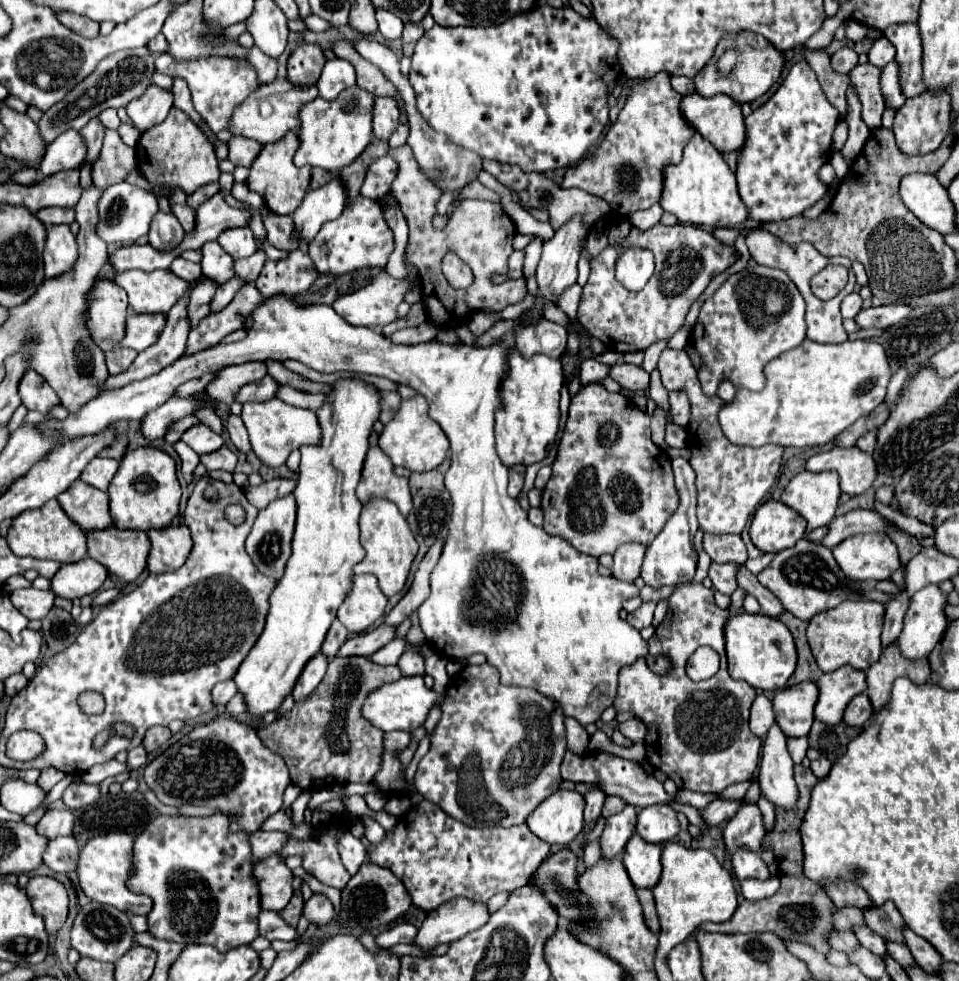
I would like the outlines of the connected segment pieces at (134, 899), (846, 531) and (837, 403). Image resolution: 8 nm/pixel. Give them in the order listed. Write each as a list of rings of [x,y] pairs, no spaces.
[[[101,833],[85,843],[77,861],[77,875],[83,893],[97,903],[113,905],[119,911],[147,915],[151,911],[151,899],[135,895],[127,889],[127,877],[131,871],[131,845],[133,837],[127,833]]]
[[[855,509],[849,511],[845,515],[835,517],[829,523],[829,531],[827,535],[819,541],[823,547],[833,549],[835,545],[839,545],[843,539],[851,537],[851,535],[859,535],[859,533],[871,533],[871,531],[887,531],[887,521],[877,513],[877,511],[869,511],[869,509]]]
[[[805,339],[797,349],[783,353],[781,357],[765,365],[765,387],[759,393],[737,389],[735,399],[725,403],[719,411],[719,423],[727,439],[735,445],[761,447],[765,443],[781,447],[815,447],[833,441],[841,431],[853,425],[859,417],[869,415],[887,393],[891,369],[887,365],[887,353],[873,341],[843,341],[843,343],[815,343]]]

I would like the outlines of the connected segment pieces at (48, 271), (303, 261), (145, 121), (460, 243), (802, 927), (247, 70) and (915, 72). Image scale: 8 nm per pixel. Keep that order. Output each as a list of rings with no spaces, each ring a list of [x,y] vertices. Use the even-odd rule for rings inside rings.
[[[51,225],[47,231],[47,243],[43,251],[45,277],[57,277],[67,273],[75,265],[77,243],[69,225]]]
[[[301,247],[291,251],[287,259],[265,261],[255,287],[263,297],[273,297],[275,293],[299,295],[307,291],[317,277],[319,273],[307,253],[307,247]]]
[[[151,85],[151,89],[147,89],[139,101],[131,101],[131,105],[127,105],[127,115],[139,131],[147,131],[167,117],[171,105],[171,91],[163,91],[157,85]]]
[[[403,145],[399,149],[391,149],[389,155],[397,159],[399,163],[399,177],[393,181],[393,197],[399,203],[399,209],[405,213],[409,221],[409,243],[407,243],[407,261],[415,265],[423,297],[435,297],[443,309],[447,311],[447,321],[443,327],[459,325],[465,321],[467,315],[455,315],[455,301],[463,301],[465,313],[475,313],[481,309],[493,309],[503,311],[507,305],[519,303],[527,295],[527,287],[523,279],[517,281],[505,281],[499,285],[491,283],[493,275],[505,275],[507,273],[507,257],[513,253],[511,241],[515,235],[515,225],[509,219],[509,215],[491,201],[479,201],[479,199],[463,199],[461,207],[453,213],[445,229],[435,229],[432,219],[437,215],[437,201],[443,195],[443,189],[439,189],[421,169],[419,163],[411,151],[409,145]],[[447,249],[455,251],[473,271],[475,281],[467,289],[453,289],[445,275],[441,273],[441,259],[447,253]]]
[[[795,765],[795,781],[797,781],[797,791],[799,791],[799,799],[797,799],[795,807],[791,811],[775,807],[775,825],[769,833],[765,833],[763,845],[761,845],[761,849],[773,851],[773,855],[779,863],[779,873],[781,873],[779,875],[779,879],[781,879],[779,891],[773,897],[763,899],[763,901],[747,901],[745,899],[737,907],[735,915],[729,921],[703,923],[703,925],[699,925],[699,931],[729,933],[729,935],[773,931],[781,939],[791,937],[795,941],[809,943],[811,947],[815,947],[823,955],[827,955],[827,951],[829,951],[827,933],[831,933],[831,929],[833,929],[831,915],[835,911],[835,905],[817,883],[813,883],[811,879],[807,879],[803,875],[803,847],[801,847],[801,837],[799,837],[799,825],[803,821],[803,813],[809,805],[811,789],[817,783],[817,777],[811,773],[811,769],[805,769],[803,765]]]
[[[163,53],[157,57],[155,67],[159,73],[169,75],[169,77],[181,77],[187,81],[187,87],[193,97],[193,107],[195,111],[207,121],[213,133],[219,133],[229,127],[233,111],[253,93],[261,87],[257,81],[257,71],[255,67],[237,57],[221,57],[221,55],[211,55],[211,57],[199,57],[199,59],[189,59],[189,61],[177,61],[169,53]]]
[[[891,25],[891,29],[883,31],[883,35],[895,45],[897,57],[895,61],[901,65],[901,85],[903,93],[911,99],[927,89],[923,83],[921,69],[921,41],[919,41],[919,25]]]

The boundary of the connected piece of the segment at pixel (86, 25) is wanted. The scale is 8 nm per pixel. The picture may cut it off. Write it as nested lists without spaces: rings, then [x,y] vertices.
[[[63,11],[63,13],[57,13],[59,21],[63,25],[67,25],[71,31],[83,35],[83,37],[97,37],[99,35],[99,23],[91,21],[89,17],[83,17],[83,15],[77,15],[77,13],[69,13],[69,11]]]

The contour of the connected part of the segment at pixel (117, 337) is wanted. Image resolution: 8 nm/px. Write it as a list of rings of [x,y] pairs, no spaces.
[[[97,281],[95,289],[89,295],[87,327],[91,331],[93,341],[103,351],[111,351],[119,345],[125,335],[127,315],[127,293],[123,293],[111,281]]]

